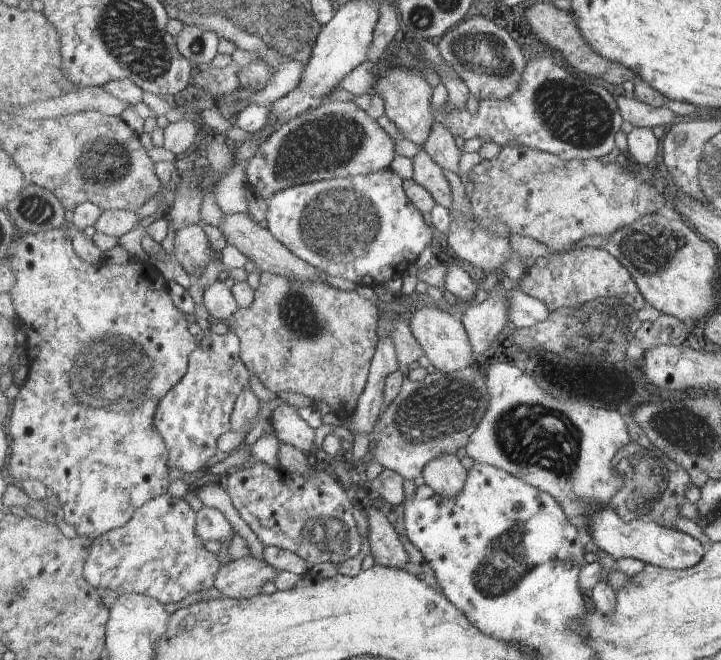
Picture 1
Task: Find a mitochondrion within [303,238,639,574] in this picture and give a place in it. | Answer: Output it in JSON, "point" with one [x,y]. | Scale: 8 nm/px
{"point":[529,436]}

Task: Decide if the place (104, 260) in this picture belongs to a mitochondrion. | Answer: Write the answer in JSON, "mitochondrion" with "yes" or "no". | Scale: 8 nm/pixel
{"mitochondrion":"no"}

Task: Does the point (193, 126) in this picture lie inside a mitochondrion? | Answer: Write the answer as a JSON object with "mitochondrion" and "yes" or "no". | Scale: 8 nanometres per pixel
{"mitochondrion":"no"}

